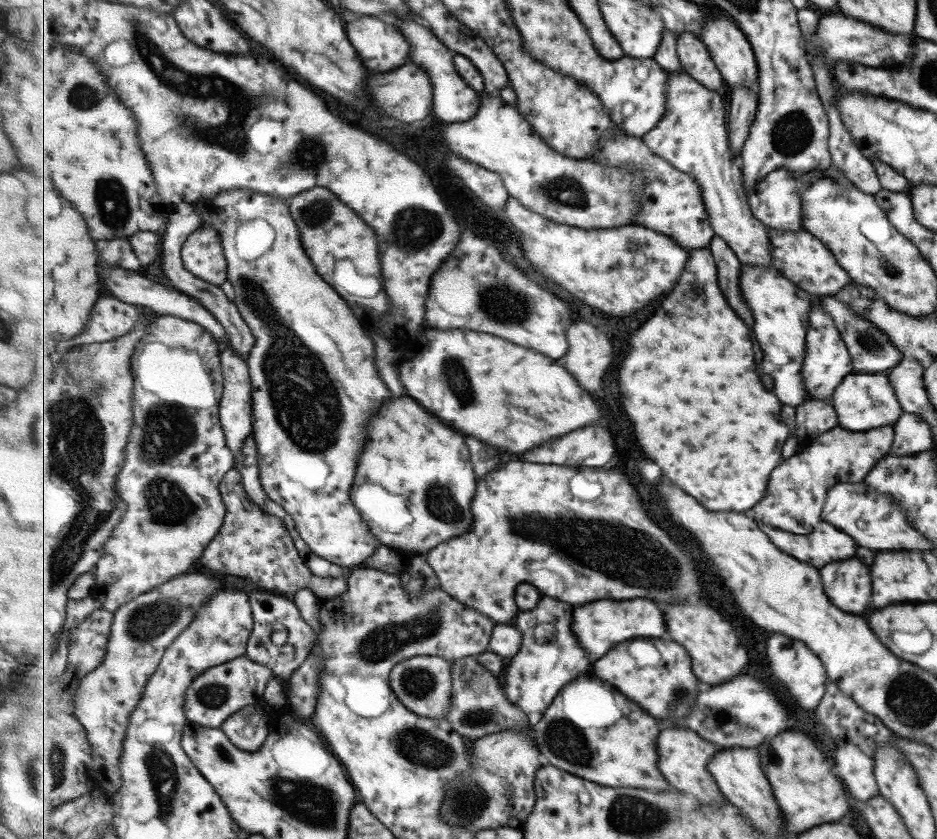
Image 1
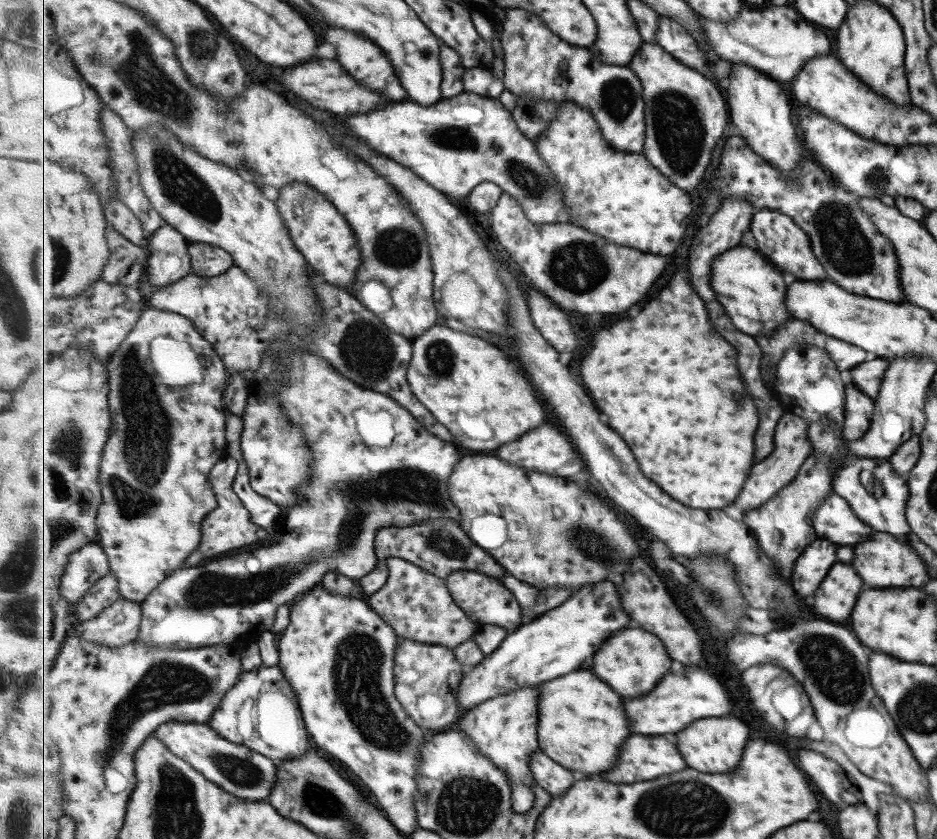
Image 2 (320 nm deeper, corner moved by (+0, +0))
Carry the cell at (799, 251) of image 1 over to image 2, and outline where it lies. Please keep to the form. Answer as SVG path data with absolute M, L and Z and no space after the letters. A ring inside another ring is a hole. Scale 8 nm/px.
M771 209L758 210L752 218L751 231L756 239L757 250L765 254L780 270L794 274L801 281L823 281L823 278L827 280L824 267L813 256L811 240L788 214Z

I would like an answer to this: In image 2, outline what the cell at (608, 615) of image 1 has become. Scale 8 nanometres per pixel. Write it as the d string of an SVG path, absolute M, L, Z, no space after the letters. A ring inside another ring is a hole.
M611 582L587 584L585 588L579 590L579 594L573 595L559 608L550 610L537 620L531 621L530 624L522 624L515 631L509 633L497 652L486 656L483 662L479 663L474 669L466 670L456 690L457 702L461 712L474 710L484 702L500 696L500 694L507 694L522 688L531 688L533 684L541 684L541 682L553 680L557 676L565 676L565 674L573 672L575 668L579 670L583 664L589 664L587 660L597 652L599 644L605 638L609 638L617 630L629 628L629 624L631 624L631 618L623 612L615 584L611 584Z

